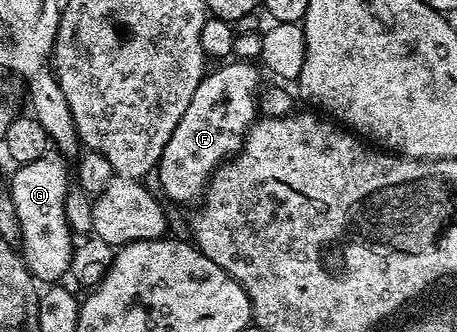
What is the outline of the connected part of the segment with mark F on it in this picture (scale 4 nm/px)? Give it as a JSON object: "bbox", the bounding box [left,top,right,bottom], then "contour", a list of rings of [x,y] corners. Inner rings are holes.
{"bbox":[158,61,259,204],"contour":[[[226,61],[215,66],[215,71],[207,70],[200,85],[196,85],[184,117],[172,129],[172,137],[168,137],[168,145],[158,158],[158,183],[172,202],[197,204],[214,172],[238,154],[259,114],[259,68],[254,66],[250,61]]]}

